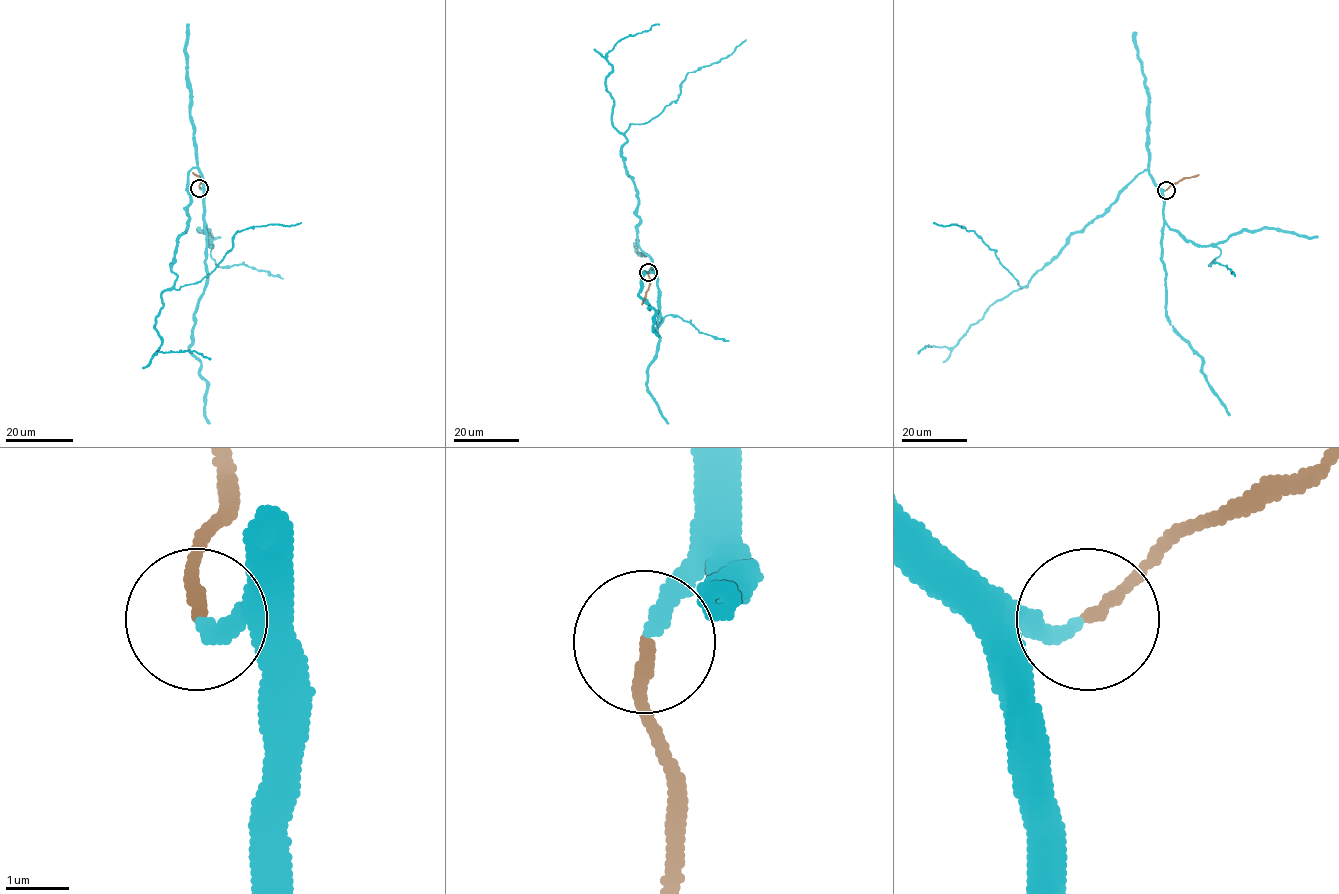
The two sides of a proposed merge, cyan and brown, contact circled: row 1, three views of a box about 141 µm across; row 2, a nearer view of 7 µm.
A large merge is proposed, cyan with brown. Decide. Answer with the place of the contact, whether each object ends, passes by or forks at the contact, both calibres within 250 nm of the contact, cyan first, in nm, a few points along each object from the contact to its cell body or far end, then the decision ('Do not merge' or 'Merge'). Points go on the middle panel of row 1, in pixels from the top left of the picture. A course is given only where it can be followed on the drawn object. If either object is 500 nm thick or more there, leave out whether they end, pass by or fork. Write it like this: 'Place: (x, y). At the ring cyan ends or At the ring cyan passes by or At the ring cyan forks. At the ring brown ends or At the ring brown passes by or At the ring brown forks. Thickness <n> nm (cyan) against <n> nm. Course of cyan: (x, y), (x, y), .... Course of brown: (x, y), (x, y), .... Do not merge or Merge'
Place: (648, 272). At the ring cyan ends. At the ring brown ends. Thickness 260 nm (cyan) against 200 nm. Course of cyan: (648, 271), (625, 132), (678, 98), (689, 72), (746, 39). Course of brown: (648, 272), (650, 285), (641, 305). Merge

